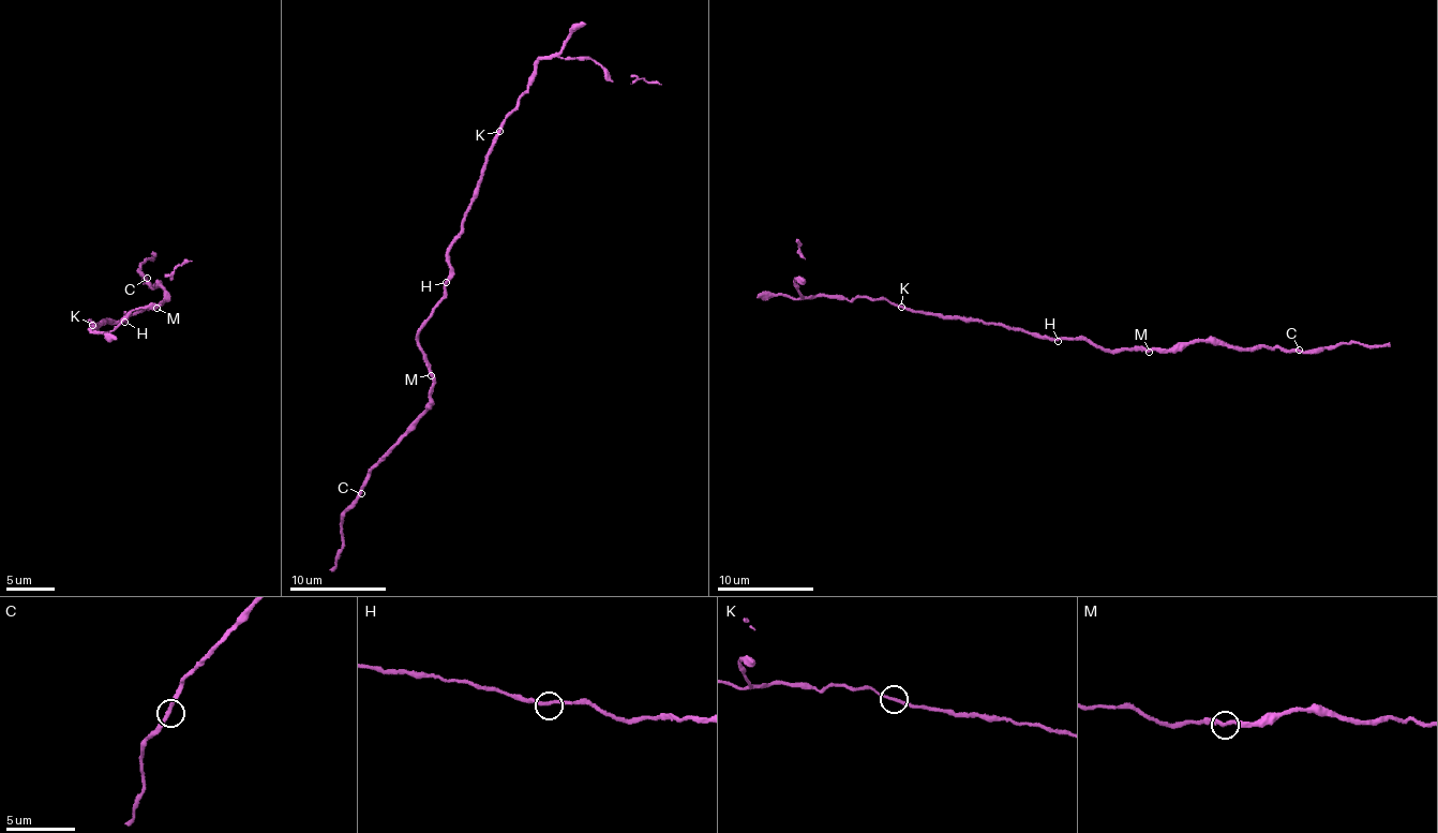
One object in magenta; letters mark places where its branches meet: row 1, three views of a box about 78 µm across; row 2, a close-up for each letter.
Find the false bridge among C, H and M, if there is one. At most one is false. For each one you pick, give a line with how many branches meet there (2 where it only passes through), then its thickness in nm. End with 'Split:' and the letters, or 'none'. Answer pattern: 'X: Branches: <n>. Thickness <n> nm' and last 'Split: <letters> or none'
Split: none

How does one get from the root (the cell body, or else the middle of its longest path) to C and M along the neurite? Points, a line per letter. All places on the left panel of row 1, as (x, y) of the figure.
C: (118, 323), (168, 300), (162, 284), (153, 286), (147, 278)
M: (118, 323), (125, 320), (128, 314), (128, 321), (126, 315), (134, 311), (156, 308)

